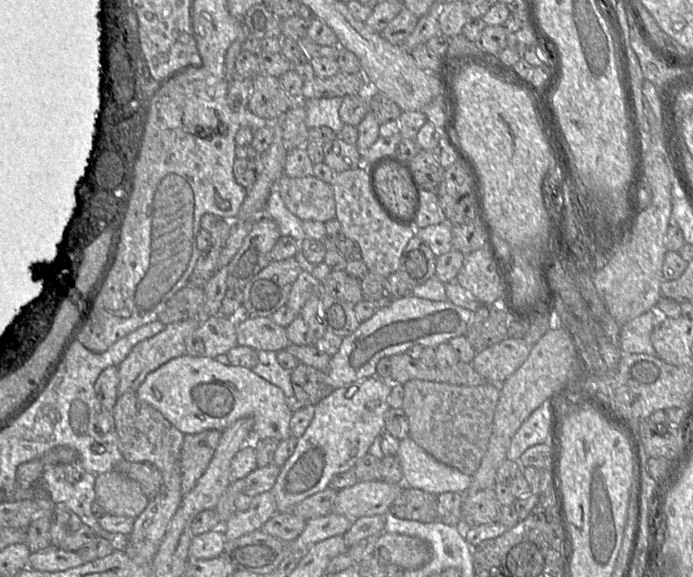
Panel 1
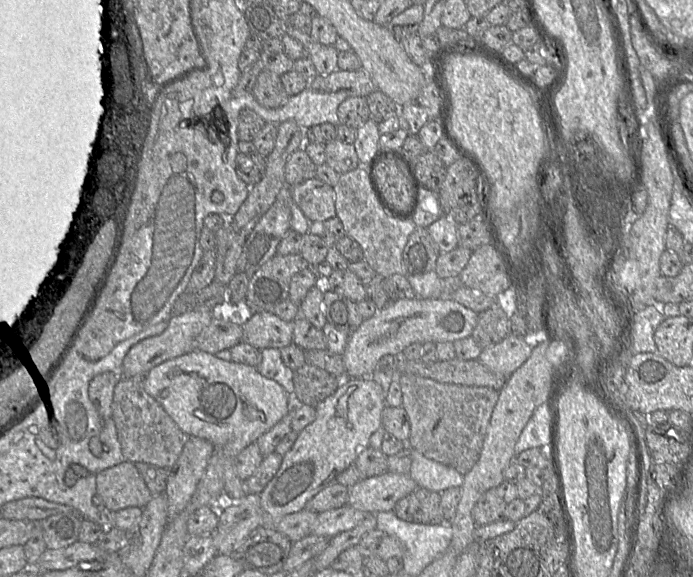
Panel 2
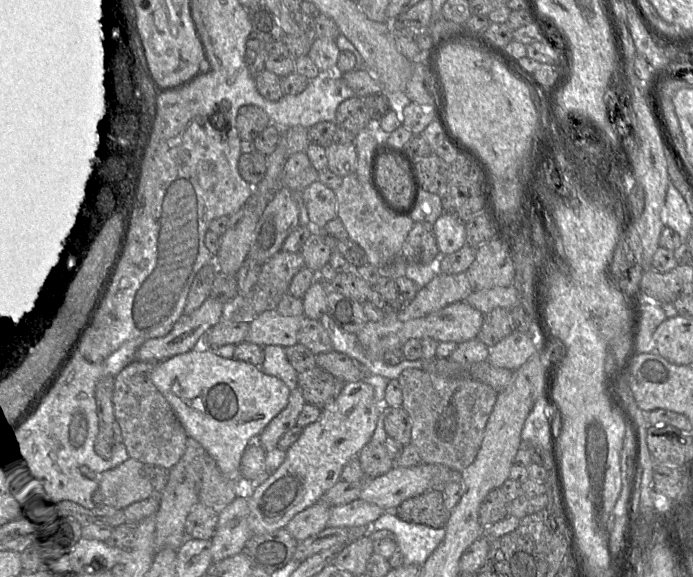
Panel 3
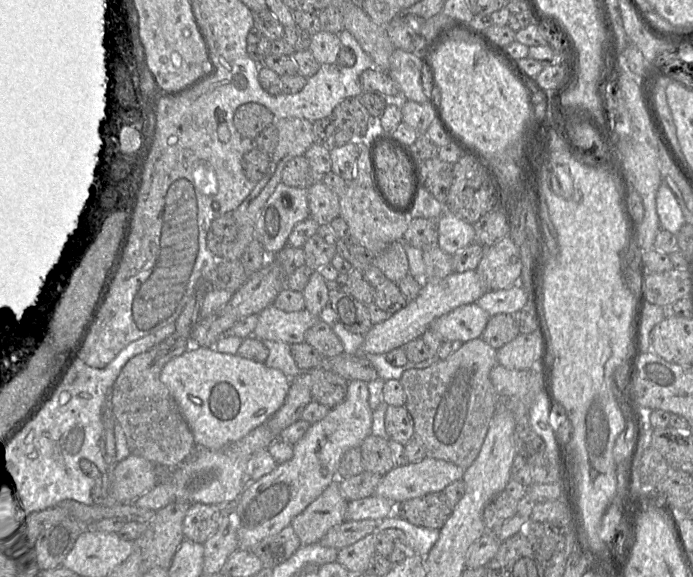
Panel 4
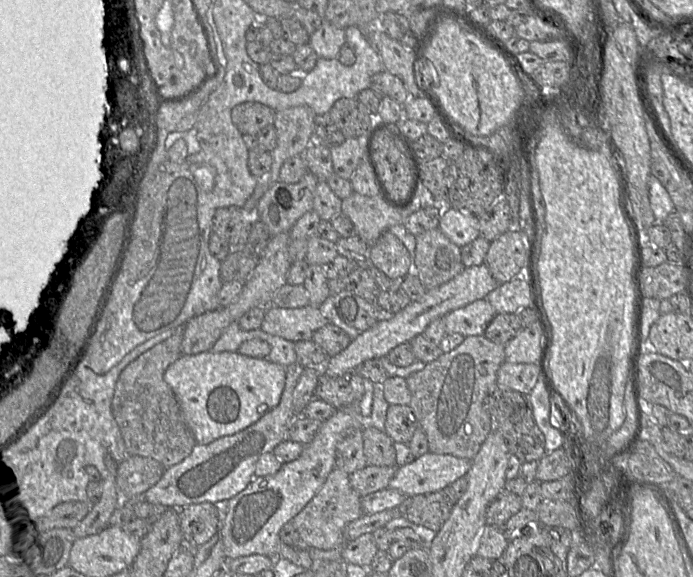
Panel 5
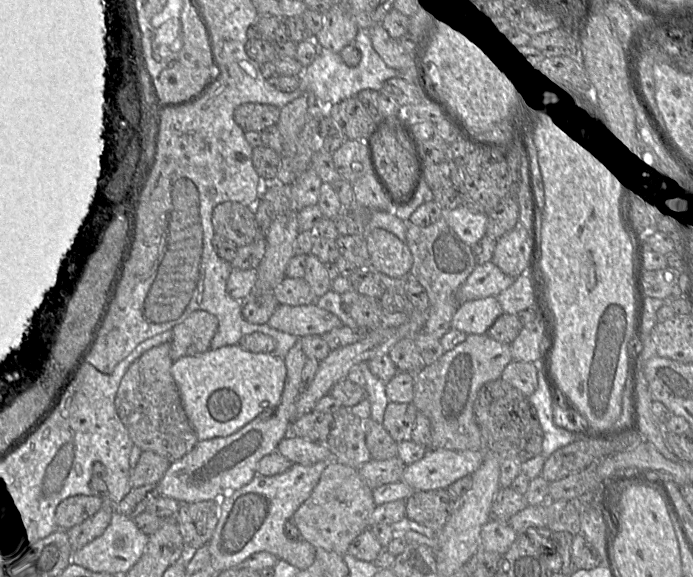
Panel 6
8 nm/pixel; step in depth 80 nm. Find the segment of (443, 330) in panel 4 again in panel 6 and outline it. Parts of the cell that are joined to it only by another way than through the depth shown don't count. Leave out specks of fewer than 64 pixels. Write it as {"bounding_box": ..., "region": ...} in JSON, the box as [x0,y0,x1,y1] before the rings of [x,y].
{"bounding_box":[451,296,503,334],"region":[[[496,296],[467,301],[459,305],[451,328],[466,334],[487,334],[488,329],[503,313]]]}

